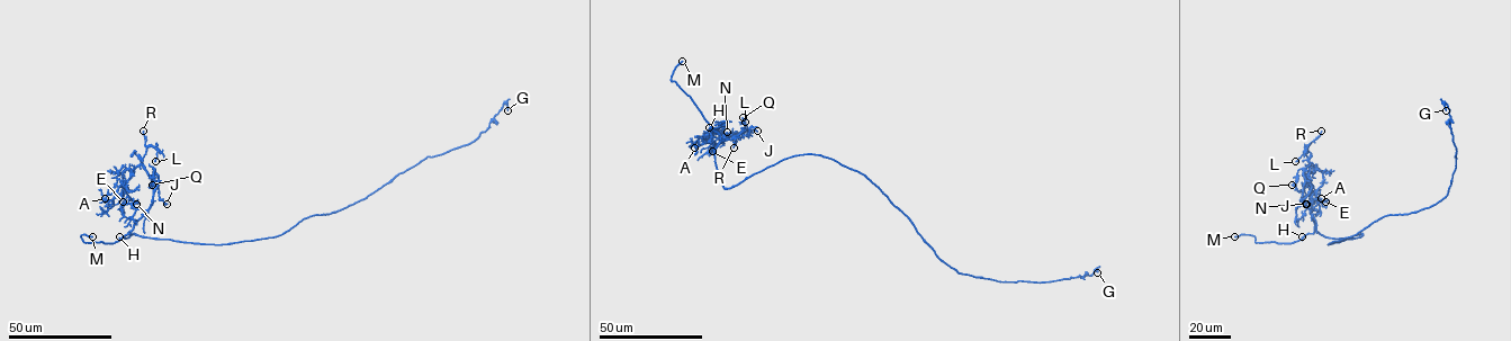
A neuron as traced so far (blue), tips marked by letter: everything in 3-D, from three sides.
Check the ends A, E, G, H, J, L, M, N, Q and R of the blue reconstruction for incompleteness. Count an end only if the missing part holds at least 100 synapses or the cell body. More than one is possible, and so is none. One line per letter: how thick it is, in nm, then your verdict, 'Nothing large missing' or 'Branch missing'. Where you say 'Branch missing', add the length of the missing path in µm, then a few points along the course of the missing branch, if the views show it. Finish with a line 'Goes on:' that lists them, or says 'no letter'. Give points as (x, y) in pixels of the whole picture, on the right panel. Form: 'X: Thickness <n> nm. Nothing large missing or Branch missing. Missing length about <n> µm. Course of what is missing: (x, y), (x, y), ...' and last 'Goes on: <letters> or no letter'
A: Thickness 70 nm. Nothing large missing
E: Thickness 120 nm. Nothing large missing
G: Thickness 150 nm. Nothing large missing
H: Thickness 110 nm. Nothing large missing
J: Thickness 130 nm. Nothing large missing
L: Thickness 150 nm. Nothing large missing
M: Thickness 220 nm. Branch missing. Missing length about 35 µm
N: Thickness 140 nm. Nothing large missing
Q: Thickness 180 nm. Nothing large missing
R: Thickness 100 nm. Nothing large missing
Goes on: M

